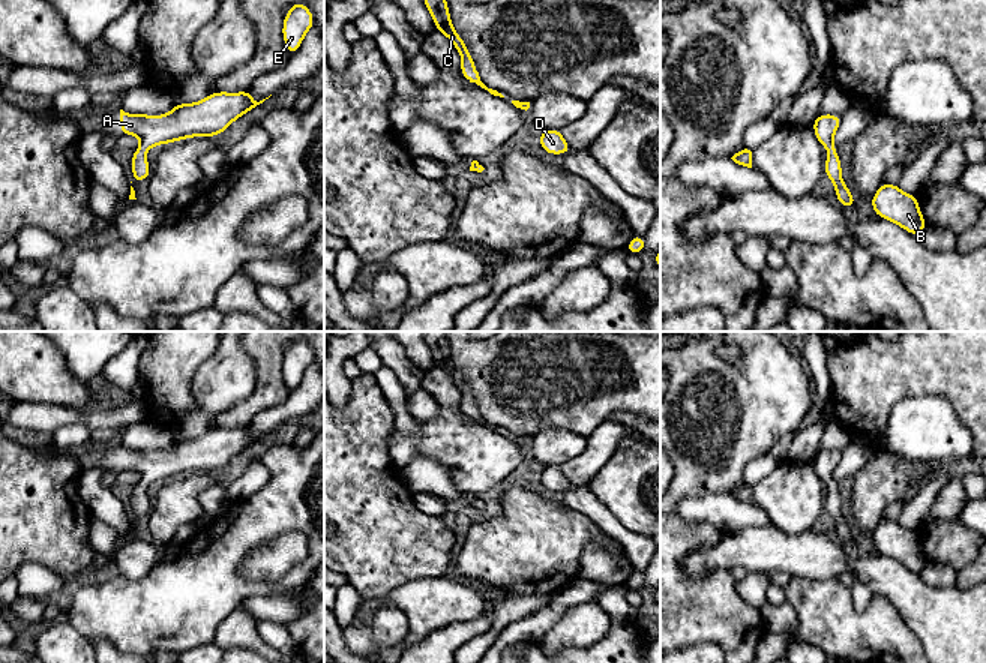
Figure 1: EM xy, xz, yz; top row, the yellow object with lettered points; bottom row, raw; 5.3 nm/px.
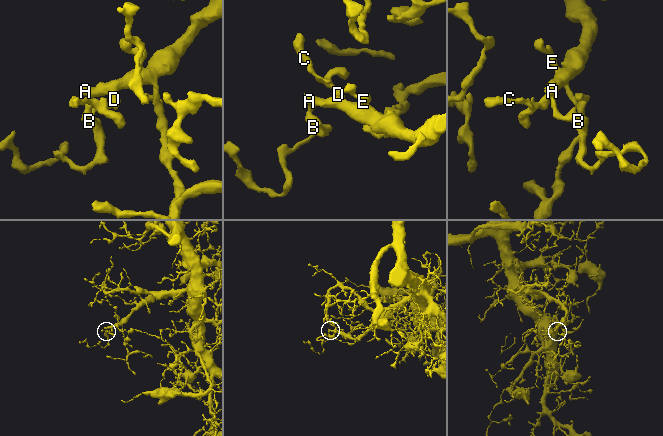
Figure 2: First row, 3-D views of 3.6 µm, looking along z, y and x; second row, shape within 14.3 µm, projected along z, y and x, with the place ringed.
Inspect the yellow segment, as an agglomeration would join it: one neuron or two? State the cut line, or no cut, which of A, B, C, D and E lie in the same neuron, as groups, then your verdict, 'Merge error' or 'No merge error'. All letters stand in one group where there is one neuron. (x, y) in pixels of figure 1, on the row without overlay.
No split. Groups: A B C D E. No merge error

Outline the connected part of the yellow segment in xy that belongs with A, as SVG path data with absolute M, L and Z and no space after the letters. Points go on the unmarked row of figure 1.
M251 426L215 428L194 440L174 440L170 448L161 452L129 450L120 446L120 472L140 474L140 483L132 488L131 495L132 518L140 519L150 513L146 492L149 484L194 472L218 472L264 436L257 438Z

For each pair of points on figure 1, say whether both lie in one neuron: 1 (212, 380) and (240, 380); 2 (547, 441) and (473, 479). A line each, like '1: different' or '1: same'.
1: same
2: different

